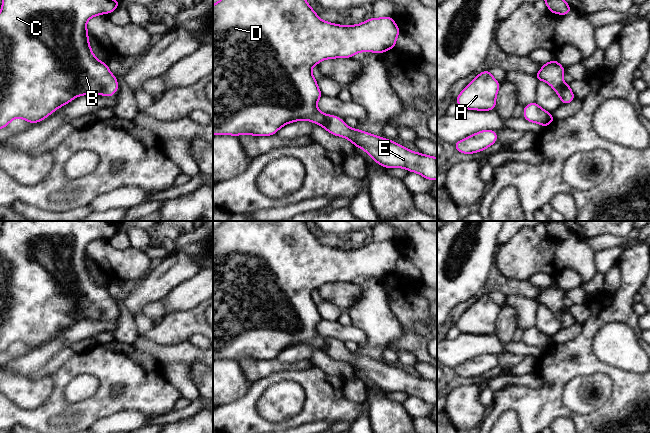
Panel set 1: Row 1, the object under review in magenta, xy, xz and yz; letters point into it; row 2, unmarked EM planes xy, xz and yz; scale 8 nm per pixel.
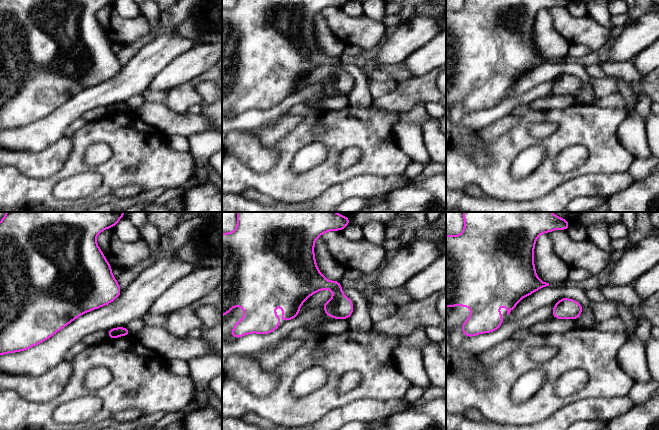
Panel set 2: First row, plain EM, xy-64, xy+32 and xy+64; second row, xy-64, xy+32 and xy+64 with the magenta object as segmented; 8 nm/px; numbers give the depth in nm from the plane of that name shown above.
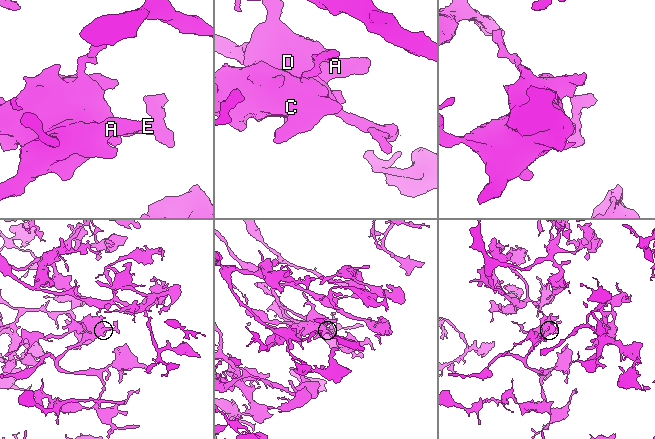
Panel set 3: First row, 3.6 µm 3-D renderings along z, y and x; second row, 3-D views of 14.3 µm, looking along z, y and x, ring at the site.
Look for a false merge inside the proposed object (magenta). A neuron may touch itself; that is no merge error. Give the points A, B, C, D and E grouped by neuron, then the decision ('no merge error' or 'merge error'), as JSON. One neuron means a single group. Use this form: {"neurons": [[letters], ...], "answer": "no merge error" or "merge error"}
{"neurons": [["A", "B", "C", "D", "E"]], "answer": "no merge error"}

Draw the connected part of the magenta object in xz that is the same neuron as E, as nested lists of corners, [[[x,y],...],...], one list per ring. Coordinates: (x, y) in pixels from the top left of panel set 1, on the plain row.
[[[223,221],[213,229],[213,359],[271,360],[288,347],[308,344],[348,363],[385,392],[405,392],[436,405],[435,380],[416,377],[392,364],[352,353],[343,343],[324,338],[316,330],[323,319],[312,299],[313,290],[325,283],[350,282],[363,275],[384,277],[395,272],[400,256],[393,241],[373,241],[358,249],[323,245],[304,221]]]

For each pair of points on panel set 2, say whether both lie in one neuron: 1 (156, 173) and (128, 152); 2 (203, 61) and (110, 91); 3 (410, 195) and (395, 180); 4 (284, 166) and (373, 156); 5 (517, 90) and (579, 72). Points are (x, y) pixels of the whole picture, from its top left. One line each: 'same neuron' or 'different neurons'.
1: same neuron
2: different neurons
3: different neurons
4: same neuron
5: same neuron

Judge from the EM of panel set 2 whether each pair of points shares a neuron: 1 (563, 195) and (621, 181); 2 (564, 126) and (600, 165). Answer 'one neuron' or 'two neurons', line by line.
1: one neuron
2: one neuron

